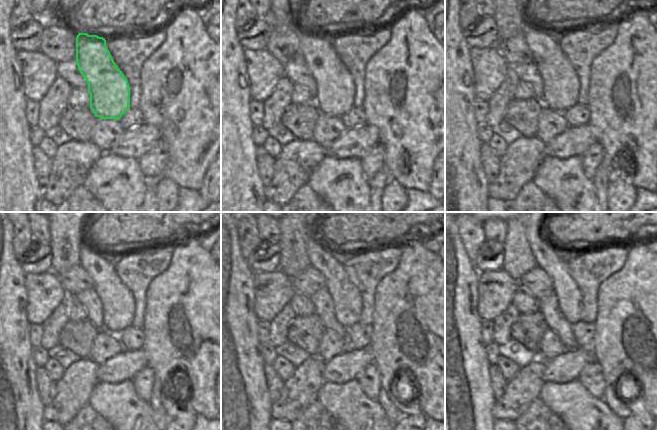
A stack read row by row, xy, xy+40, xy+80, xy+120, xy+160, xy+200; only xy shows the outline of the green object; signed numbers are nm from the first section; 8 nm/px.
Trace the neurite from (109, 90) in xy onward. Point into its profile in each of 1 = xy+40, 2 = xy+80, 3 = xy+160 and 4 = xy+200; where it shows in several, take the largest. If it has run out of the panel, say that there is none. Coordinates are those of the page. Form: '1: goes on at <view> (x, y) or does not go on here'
1: goes on at xy+40 (334, 96)
2: goes on at xy+80 (561, 85)
3: goes on at xy+160 (346, 299)
4: goes on at xy+200 (569, 297)

